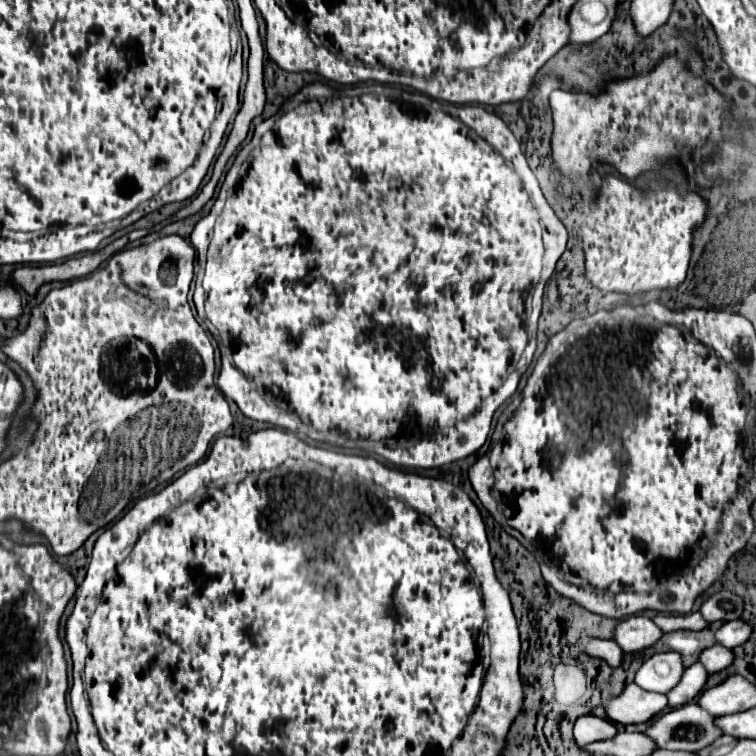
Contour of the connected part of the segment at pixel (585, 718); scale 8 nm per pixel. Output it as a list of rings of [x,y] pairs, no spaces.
[[[582,715],[574,721],[572,733],[578,745],[588,745],[592,741],[612,739],[618,733],[618,727],[608,719],[600,719],[594,715]]]

